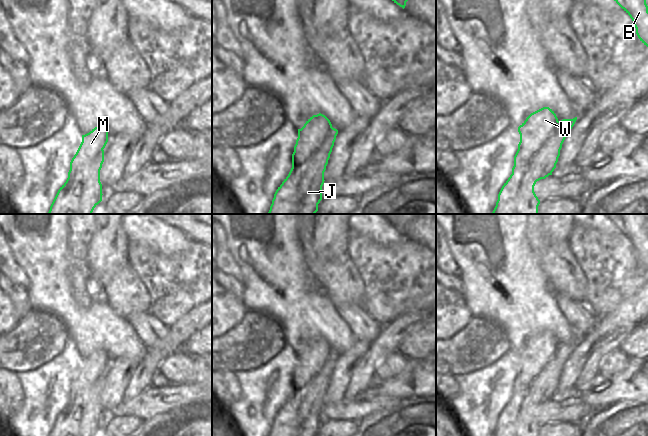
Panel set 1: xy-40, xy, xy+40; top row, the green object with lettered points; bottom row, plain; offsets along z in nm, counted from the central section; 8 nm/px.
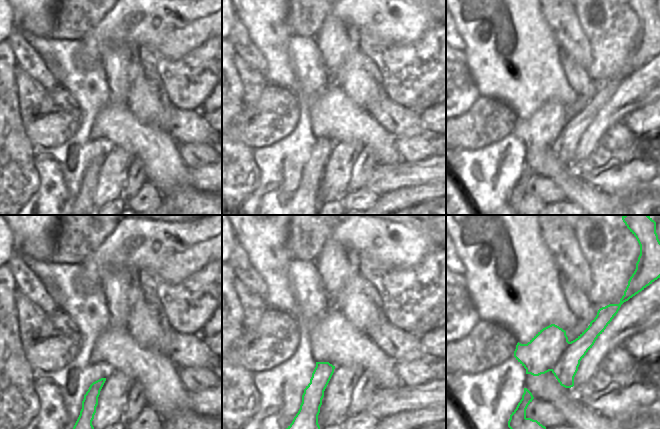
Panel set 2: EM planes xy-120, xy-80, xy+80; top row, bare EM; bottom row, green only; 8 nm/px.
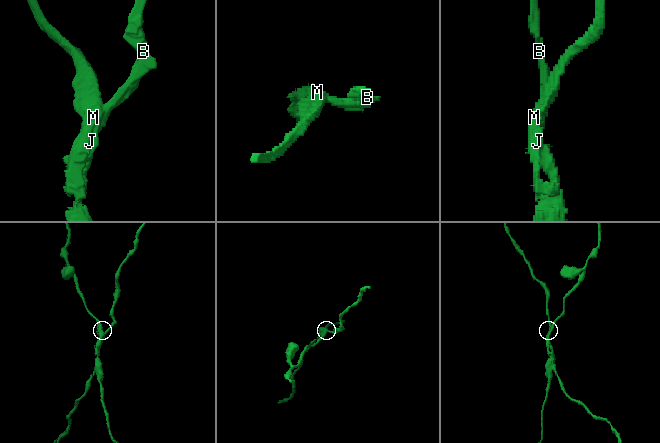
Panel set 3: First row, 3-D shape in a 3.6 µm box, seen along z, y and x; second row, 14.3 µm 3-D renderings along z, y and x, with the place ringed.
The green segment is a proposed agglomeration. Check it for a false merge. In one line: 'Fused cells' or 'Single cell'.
Fused cells

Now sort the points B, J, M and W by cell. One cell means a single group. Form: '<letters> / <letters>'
B J / M W

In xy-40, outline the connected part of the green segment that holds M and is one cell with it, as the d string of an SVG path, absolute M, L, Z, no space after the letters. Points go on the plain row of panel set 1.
M99 349L82 359L82 366L70 386L66 406L58 414L49 436L80 436L80 424L86 398L94 382L105 372L108 354Z

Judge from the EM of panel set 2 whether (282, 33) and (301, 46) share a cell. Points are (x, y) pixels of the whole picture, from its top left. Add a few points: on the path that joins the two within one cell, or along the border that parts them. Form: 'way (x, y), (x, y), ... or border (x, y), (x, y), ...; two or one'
border (292, 36), (288, 45), (289, 60), (291, 62); two

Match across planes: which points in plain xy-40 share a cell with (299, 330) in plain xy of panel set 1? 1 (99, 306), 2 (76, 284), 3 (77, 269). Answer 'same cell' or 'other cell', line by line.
1: same cell
2: other cell
3: other cell

